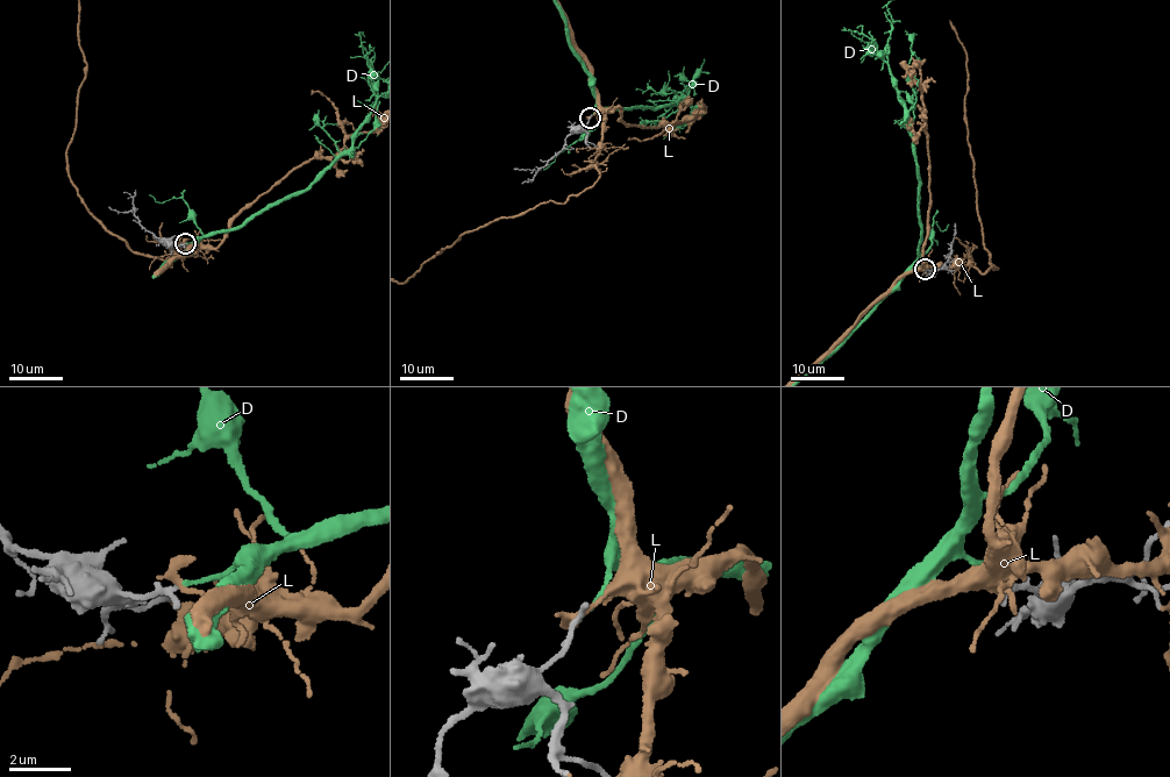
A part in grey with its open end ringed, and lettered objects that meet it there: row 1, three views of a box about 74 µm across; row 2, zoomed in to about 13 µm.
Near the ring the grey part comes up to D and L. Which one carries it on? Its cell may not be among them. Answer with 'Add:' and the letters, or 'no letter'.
Add: D

